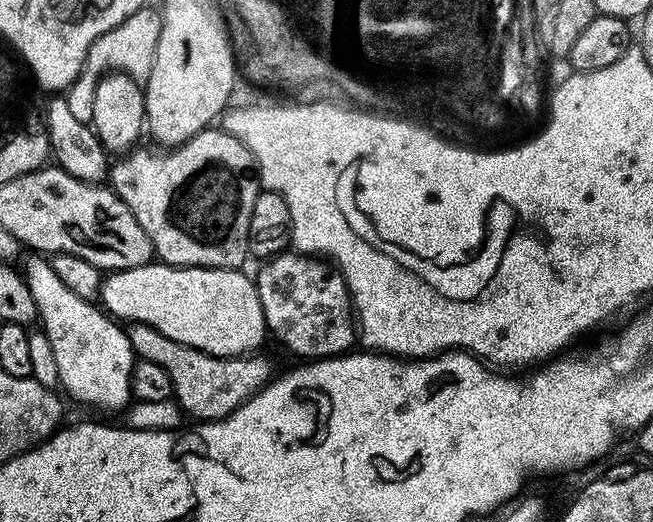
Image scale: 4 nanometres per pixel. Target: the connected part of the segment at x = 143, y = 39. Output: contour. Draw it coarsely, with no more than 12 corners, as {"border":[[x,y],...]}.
{"border":[[139,8],[90,46],[66,90],[70,114],[88,124],[94,86],[109,72],[147,81],[160,12]]}

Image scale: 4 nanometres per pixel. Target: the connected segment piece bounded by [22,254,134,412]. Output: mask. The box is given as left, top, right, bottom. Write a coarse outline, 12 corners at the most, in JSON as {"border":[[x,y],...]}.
{"border":[[51,259],[22,275],[58,361],[59,387],[88,408],[127,409],[127,331],[73,294]]}

